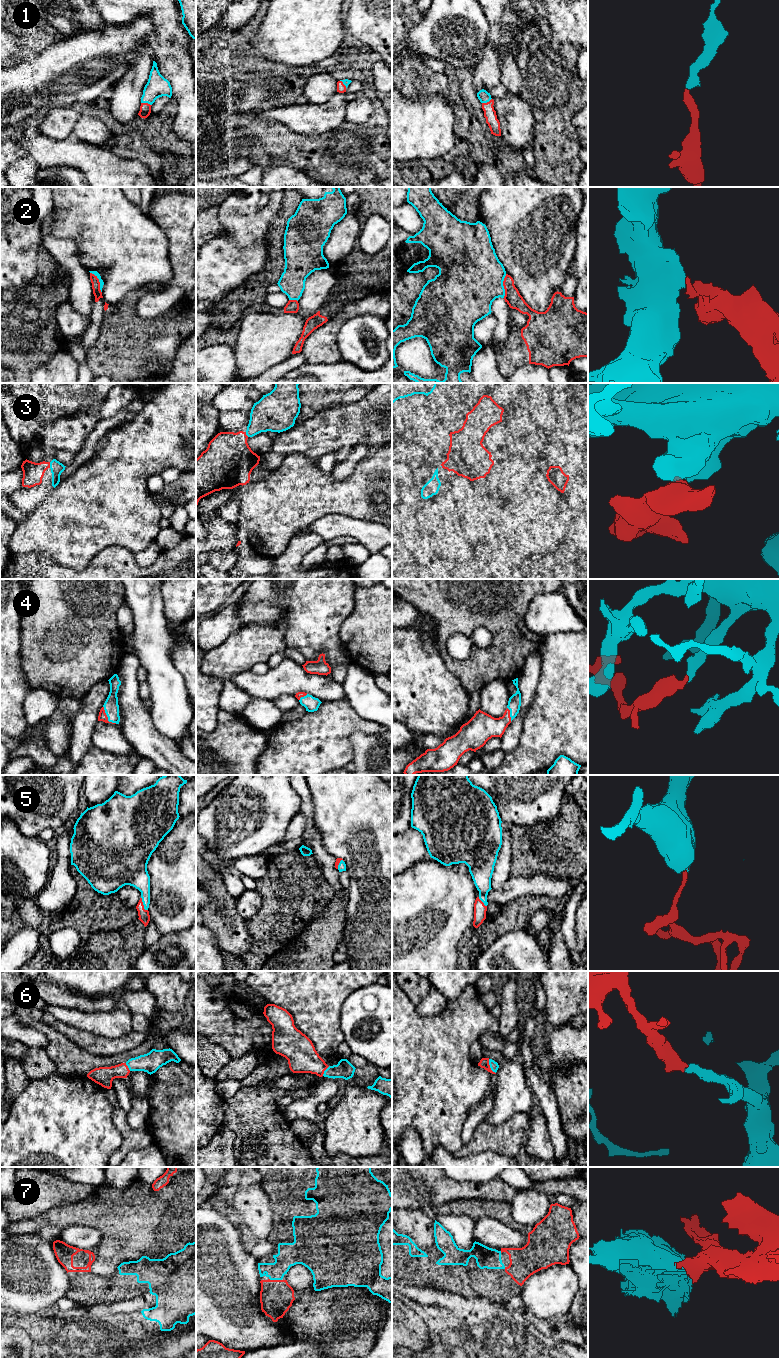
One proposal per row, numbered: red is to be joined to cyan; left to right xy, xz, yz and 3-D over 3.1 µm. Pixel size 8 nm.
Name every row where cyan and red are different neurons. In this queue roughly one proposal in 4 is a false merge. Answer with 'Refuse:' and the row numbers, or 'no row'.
Refuse: 2

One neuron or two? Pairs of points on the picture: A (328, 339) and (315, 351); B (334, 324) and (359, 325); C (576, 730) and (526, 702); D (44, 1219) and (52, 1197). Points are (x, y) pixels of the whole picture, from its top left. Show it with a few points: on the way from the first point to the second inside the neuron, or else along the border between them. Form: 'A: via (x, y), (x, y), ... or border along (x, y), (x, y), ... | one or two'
A: via (325, 341), (318, 348) | one
B: border along (363, 314), (342, 325), (338, 347) | two
C: border along (538, 683), (532, 704), (524, 714), (521, 727) | two
D: border along (69, 1203), (51, 1207), (39, 1215), (25, 1220) | two

